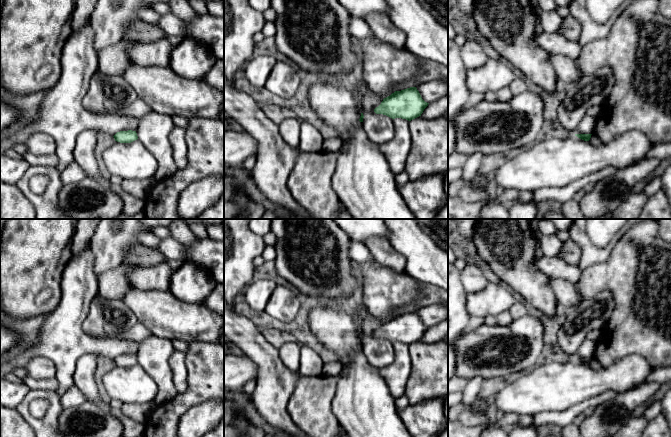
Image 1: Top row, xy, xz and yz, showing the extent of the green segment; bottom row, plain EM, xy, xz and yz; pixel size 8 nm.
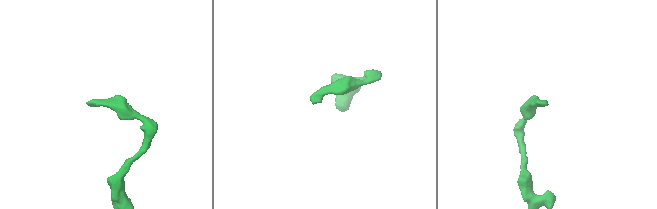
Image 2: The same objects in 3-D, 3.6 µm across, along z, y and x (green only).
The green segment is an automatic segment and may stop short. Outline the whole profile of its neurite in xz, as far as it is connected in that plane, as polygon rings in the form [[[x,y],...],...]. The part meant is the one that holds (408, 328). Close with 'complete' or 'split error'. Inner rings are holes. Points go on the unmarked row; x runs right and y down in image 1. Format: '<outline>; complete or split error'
[[[416,311],[395,315],[383,323],[374,333],[376,338],[383,338],[392,343],[402,342],[411,345],[423,337],[429,327],[425,326]]]; complete

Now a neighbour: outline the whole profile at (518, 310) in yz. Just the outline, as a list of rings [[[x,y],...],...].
[[[516,301],[516,303],[510,307],[508,312],[510,313],[513,319],[519,319],[528,315],[526,307],[518,301]]]

